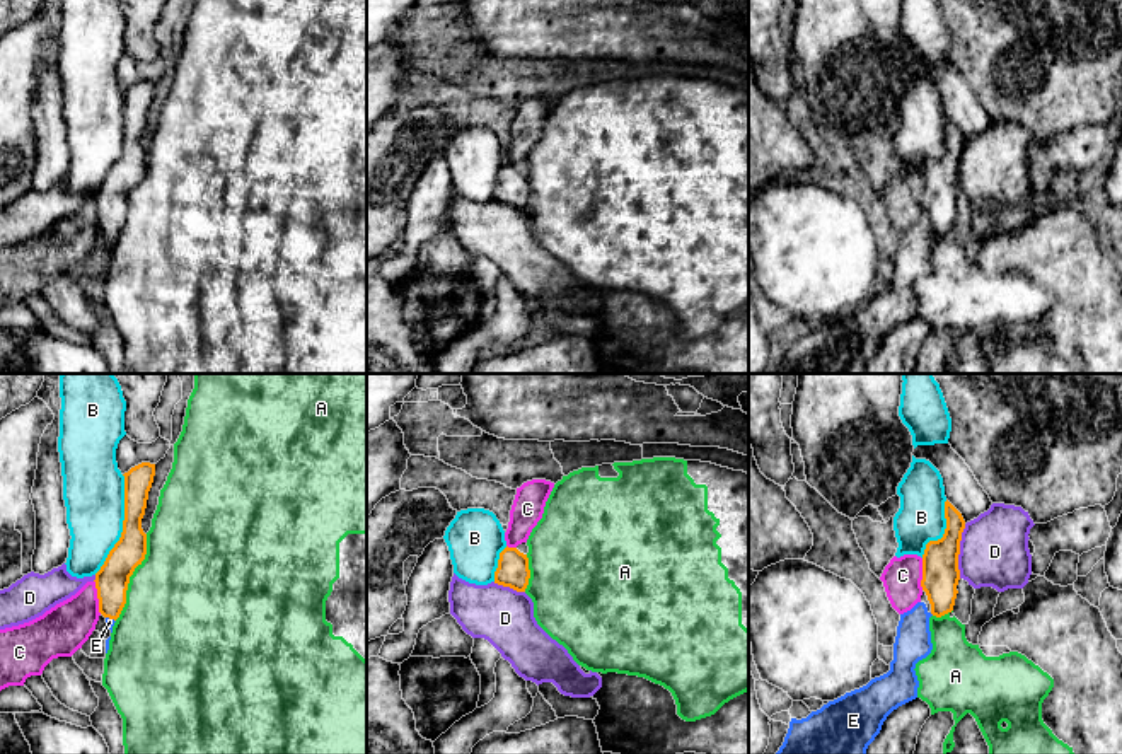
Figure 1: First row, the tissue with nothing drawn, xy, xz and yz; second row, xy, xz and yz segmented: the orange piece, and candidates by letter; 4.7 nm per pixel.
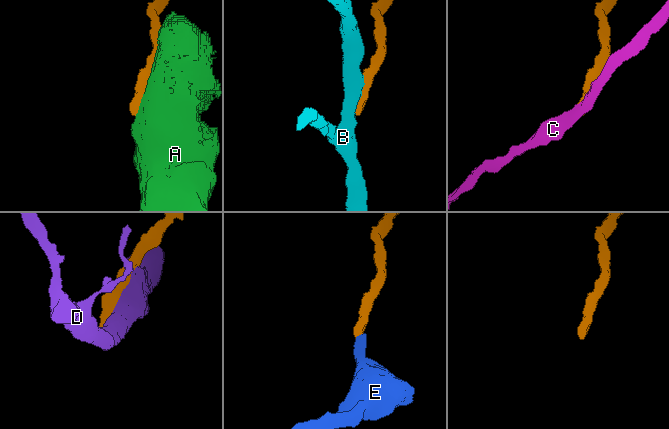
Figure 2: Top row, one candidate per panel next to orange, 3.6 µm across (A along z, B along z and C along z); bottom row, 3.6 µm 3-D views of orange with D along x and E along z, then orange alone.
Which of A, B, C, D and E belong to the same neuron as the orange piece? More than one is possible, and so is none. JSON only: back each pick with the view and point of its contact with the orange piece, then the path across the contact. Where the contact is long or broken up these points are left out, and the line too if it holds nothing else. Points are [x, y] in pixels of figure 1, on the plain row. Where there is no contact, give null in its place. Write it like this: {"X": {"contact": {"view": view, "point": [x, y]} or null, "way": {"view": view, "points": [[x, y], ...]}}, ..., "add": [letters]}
{"E": {"contact": {"view": "xy", "point": [111, 236]}, "way": {"view": "xy", "points": [[111, 198], [111, 236], [109, 239]]}}, "add": ["E"]}

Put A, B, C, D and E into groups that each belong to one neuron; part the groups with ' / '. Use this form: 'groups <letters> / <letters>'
groups A B / C / D / E

